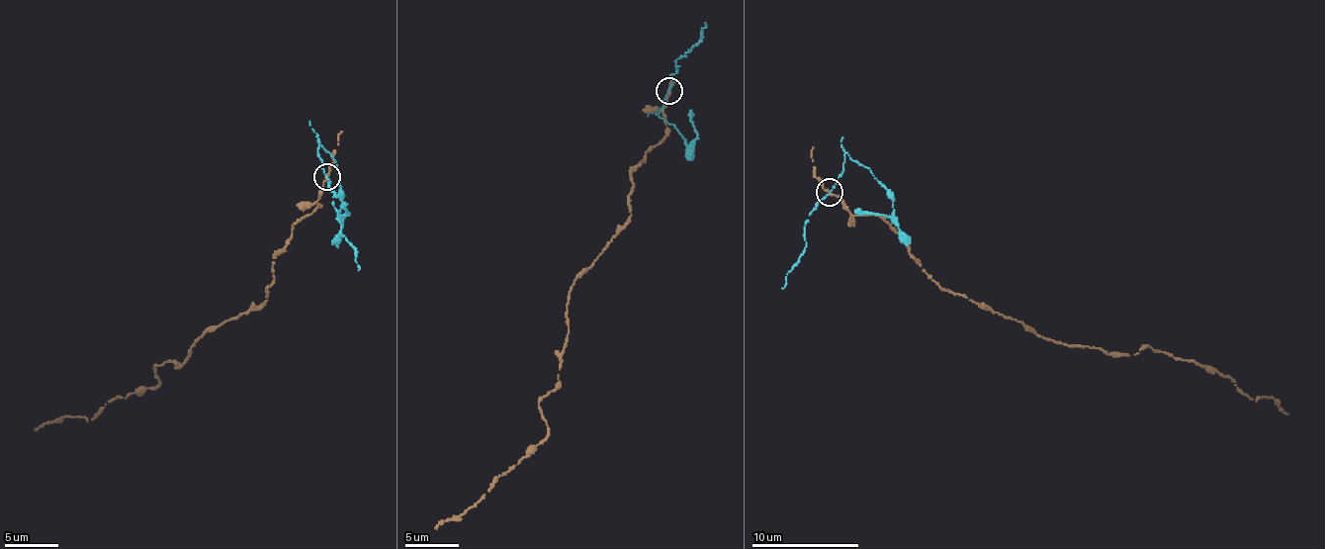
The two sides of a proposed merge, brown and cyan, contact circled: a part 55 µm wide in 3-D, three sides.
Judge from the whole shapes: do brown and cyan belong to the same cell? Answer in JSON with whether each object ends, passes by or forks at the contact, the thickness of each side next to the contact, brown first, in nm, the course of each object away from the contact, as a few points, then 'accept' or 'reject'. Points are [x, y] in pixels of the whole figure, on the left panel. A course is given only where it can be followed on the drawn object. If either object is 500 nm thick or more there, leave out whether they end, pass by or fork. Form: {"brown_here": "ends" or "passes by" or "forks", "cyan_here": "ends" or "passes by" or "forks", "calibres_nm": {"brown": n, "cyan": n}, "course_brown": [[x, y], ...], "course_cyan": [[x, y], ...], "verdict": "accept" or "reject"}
{"brown_here": "passes by", "cyan_here": "passes by", "calibres_nm": {"brown": 170, "cyan": 120}, "course_brown": [[324, 177], [317, 208], [273, 261], [266, 300], [210, 326], [179, 369], [154, 367], [159, 384], [35, 430]], "course_cyan": [[327, 177], [318, 156], [320, 141], [337, 164], [341, 216], [347, 213], [344, 204]], "verdict": "accept"}

